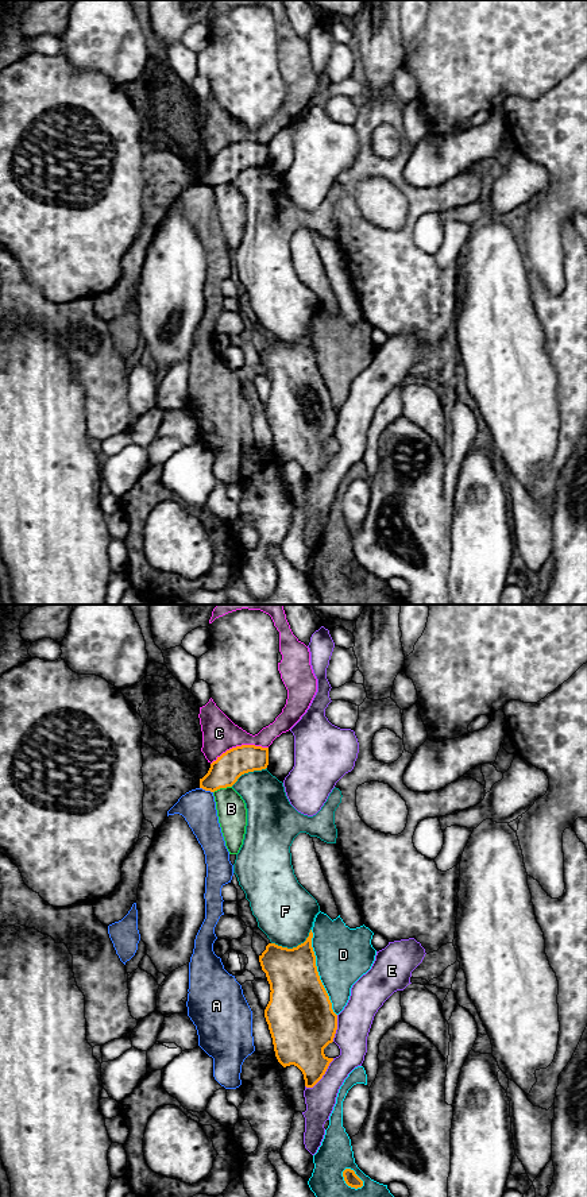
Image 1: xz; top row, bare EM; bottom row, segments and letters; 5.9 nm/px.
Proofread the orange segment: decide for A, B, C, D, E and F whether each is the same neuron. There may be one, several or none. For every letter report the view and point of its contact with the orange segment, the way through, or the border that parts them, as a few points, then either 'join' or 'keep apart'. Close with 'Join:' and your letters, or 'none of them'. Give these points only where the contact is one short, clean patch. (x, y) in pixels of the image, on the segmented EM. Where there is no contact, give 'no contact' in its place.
A: xz (207, 790) | along xz (200, 787), (212, 792) | keep apart
B: xz (221, 787) | along xz (231, 786), (217, 788), (213, 792) | keep apart
C: xz (239, 746) | keep apart
D: xz (317, 973) | keep apart
E: xz (323, 1074) | keep apart
F: xz (293, 948) | keep apart
Join: none of them

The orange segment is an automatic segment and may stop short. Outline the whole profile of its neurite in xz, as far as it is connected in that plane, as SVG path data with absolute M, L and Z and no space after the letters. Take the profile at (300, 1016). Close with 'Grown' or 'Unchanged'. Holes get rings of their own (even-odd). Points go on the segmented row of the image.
M310 930L306 941L293 949L269 943L259 955L271 991L264 1018L275 1057L283 1067L297 1066L304 1074L306 1088L313 1088L333 1061L324 1054L324 1049L333 1042L337 1030L337 1015L332 1009L332 1003L317 972L312 938Z. Unchanged

